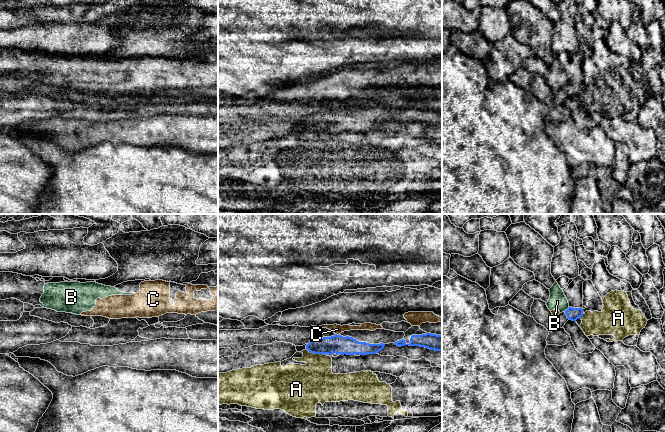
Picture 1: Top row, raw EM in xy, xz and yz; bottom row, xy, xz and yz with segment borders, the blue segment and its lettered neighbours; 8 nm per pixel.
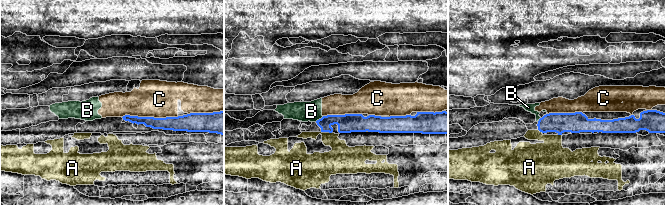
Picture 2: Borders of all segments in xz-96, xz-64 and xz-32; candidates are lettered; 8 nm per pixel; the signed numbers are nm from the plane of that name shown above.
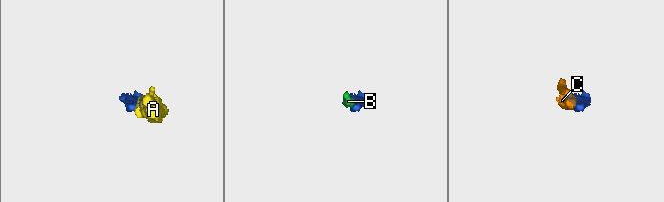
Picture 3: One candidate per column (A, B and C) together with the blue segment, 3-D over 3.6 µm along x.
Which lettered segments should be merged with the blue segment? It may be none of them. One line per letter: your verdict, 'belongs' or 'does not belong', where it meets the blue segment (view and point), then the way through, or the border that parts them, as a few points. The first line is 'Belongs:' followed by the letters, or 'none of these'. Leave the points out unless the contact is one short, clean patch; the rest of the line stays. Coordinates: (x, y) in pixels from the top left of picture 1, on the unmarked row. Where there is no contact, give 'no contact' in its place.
Belongs: none of these
A: does not belong | xz (316, 129) | along xz (307, 125), (313, 129), (322, 129), (324, 131)
B: does not belong | yz (567, 85) | along yz (569, 83), (564, 87)
C: does not belong | xz (336, 110)

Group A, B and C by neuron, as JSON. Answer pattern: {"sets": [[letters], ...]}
{"sets": [["A"], ["B", "C"]]}

